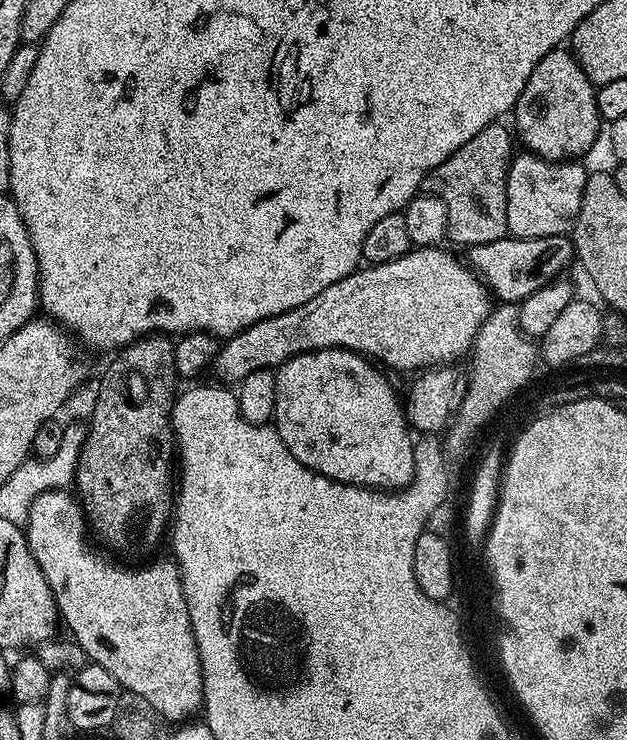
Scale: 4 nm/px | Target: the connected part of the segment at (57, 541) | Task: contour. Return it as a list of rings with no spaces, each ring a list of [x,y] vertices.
[[[68,490],[44,492],[34,499],[26,535],[30,554],[42,566],[54,594],[59,619],[72,631],[71,639],[82,646],[85,657],[110,670],[125,693],[150,702],[165,721],[195,717],[204,702],[204,679],[175,559],[156,560],[141,568],[123,568],[107,560],[99,547],[92,548],[84,509]]]

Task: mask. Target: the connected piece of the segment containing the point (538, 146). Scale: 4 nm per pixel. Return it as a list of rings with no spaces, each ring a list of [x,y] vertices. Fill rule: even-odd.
[[[564,46],[546,54],[546,58],[542,58],[538,62],[538,66],[534,66],[534,74],[530,74],[530,78],[516,103],[515,116],[516,128],[514,124],[514,132],[519,143],[521,140],[528,147],[525,149],[531,155],[540,156],[544,160],[576,160],[583,152],[591,150],[596,135],[599,132],[601,135],[602,132],[602,121],[596,105],[596,88],[590,82],[590,78],[586,78],[582,66],[576,61],[575,56]]]

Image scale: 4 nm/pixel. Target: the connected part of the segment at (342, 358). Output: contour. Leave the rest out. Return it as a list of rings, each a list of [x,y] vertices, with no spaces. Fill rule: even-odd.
[[[348,348],[303,352],[275,369],[274,427],[282,442],[286,442],[286,450],[290,450],[302,466],[343,484],[375,486],[380,490],[399,490],[411,484],[416,474],[414,436],[401,397],[400,400],[396,397],[391,382],[379,370],[371,359]]]

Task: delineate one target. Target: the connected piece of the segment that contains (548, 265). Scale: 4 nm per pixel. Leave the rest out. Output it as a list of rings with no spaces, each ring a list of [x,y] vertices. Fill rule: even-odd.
[[[509,234],[498,238],[498,242],[471,245],[467,252],[467,263],[484,281],[489,293],[497,301],[515,305],[530,298],[534,290],[542,290],[542,286],[561,279],[565,275],[568,263],[573,263],[574,260],[574,245],[568,236],[517,240],[515,236]]]

